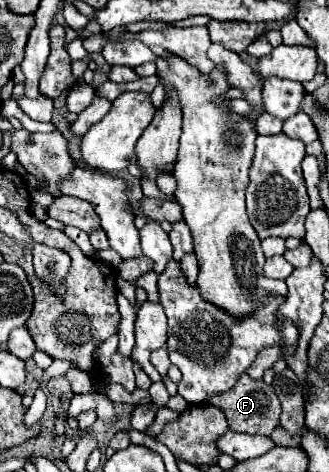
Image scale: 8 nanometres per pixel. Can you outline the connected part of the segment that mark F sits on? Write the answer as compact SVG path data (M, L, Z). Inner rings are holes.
M247 373L241 375L241 379L225 393L213 397L209 401L211 405L219 407L227 421L229 421L229 429L239 431L239 433L249 433L249 435L271 435L273 427L279 425L279 415L281 415L281 403L273 391L271 385L267 385L265 381L257 381L251 379Z

